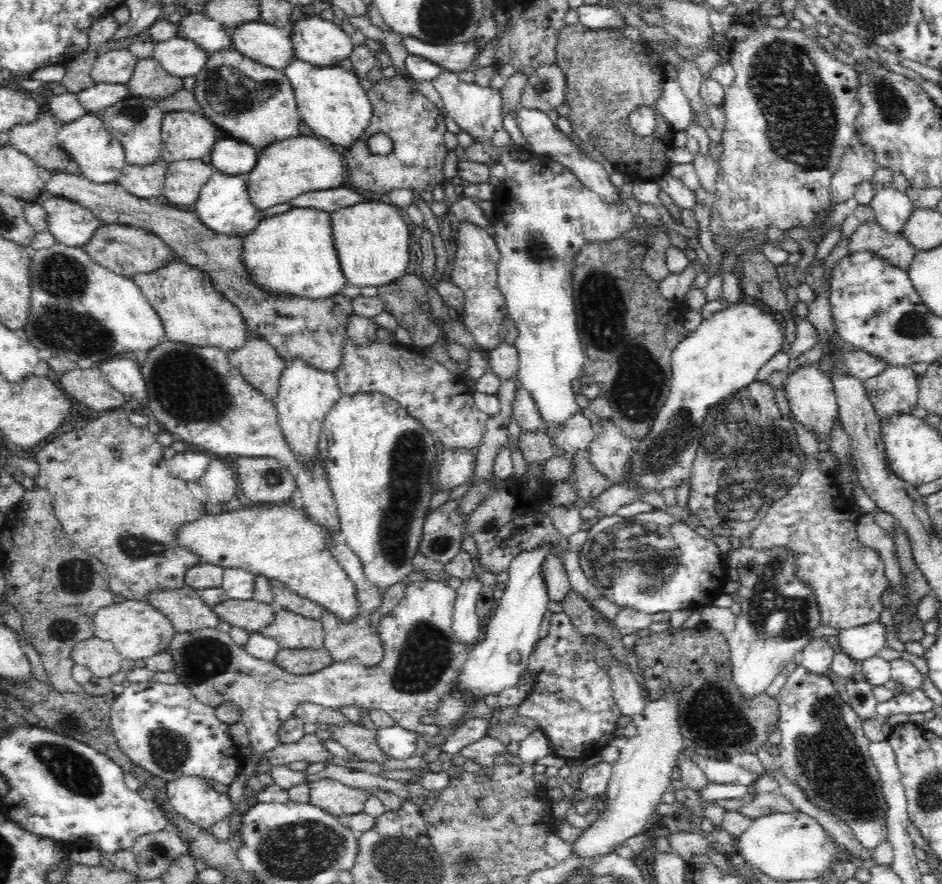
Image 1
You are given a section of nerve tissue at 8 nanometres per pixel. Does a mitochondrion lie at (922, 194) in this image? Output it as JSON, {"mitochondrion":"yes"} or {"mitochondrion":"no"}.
{"mitochondrion":"no"}

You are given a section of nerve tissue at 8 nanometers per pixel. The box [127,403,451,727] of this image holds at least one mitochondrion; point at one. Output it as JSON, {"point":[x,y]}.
{"point":[411,452]}

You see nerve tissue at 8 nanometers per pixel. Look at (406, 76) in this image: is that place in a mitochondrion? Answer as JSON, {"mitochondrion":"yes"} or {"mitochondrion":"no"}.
{"mitochondrion":"no"}

